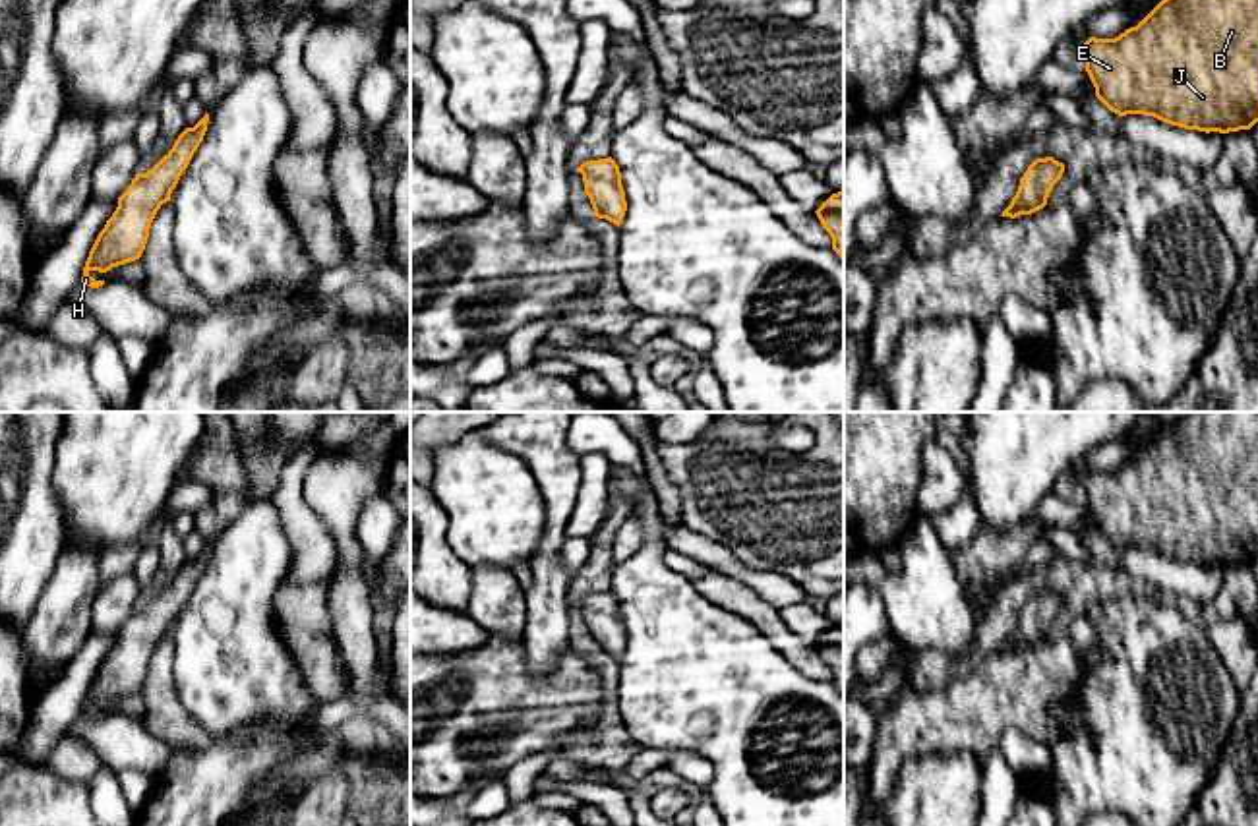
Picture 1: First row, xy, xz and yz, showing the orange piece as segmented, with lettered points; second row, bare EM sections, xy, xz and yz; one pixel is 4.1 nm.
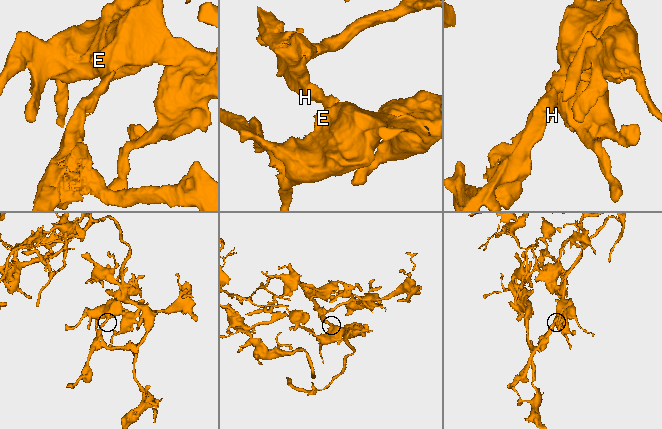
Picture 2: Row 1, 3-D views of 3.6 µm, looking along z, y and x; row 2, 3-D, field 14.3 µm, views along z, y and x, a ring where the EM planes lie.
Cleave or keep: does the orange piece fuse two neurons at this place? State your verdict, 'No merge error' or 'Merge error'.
No merge error

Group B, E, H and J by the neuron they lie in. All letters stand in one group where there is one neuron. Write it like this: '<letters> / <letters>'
B E H J

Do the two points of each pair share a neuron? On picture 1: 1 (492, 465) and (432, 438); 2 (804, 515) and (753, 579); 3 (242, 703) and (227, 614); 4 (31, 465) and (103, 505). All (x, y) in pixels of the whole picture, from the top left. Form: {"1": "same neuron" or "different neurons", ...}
{"1": "different neurons", "2": "different neurons", "3": "same neuron", "4": "different neurons"}

